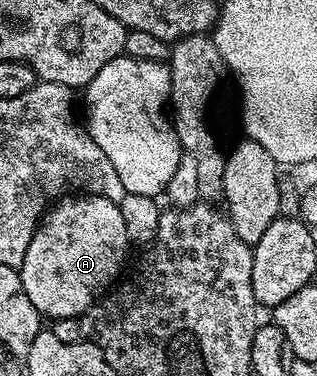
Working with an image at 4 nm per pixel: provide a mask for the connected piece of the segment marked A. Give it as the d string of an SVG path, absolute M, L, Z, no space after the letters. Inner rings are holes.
M88 193L62 198L38 223L31 245L27 245L27 257L23 257L23 265L19 268L23 289L31 305L35 305L37 314L46 320L74 319L92 307L98 296L110 286L108 283L120 273L129 250L127 225L123 225L123 213L118 204L102 195Z

